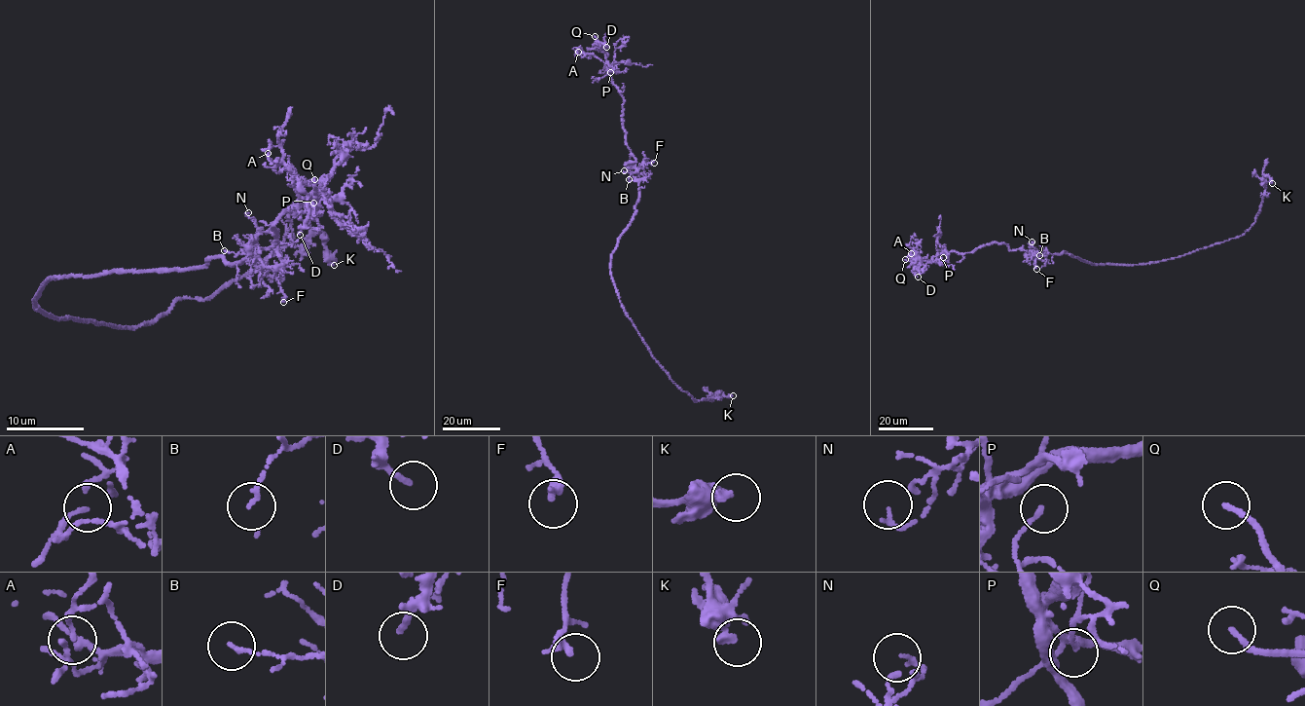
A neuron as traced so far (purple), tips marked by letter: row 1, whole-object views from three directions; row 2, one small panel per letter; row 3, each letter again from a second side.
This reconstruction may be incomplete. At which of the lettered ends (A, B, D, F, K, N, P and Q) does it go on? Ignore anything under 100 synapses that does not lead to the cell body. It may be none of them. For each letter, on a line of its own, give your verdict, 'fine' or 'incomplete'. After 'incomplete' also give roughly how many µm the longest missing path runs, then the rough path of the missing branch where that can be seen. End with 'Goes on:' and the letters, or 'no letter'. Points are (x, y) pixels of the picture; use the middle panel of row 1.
A: fine
B: fine
D: fine
F: fine
K: fine
N: fine
P: fine
Q: incomplete; missing 50 µm; course (595, 36), (586, 27), (591, 18), (611, 9), (624, 9), (642, 2)
Goes on: Q

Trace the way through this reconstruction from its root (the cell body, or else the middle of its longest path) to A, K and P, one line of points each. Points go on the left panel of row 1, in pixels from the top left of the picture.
A: (71, 275), (255, 261), (287, 208), (311, 200), (320, 213), (316, 191), (311, 205), (299, 199), (268, 153)
K: (71, 275), (46, 281), (32, 300), (38, 311), (137, 328), (177, 300), (213, 297), (318, 233), (334, 265)
P: (71, 275), (252, 262), (274, 243), (277, 217), (305, 200), (320, 213), (316, 191), (312, 216), (313, 203)

